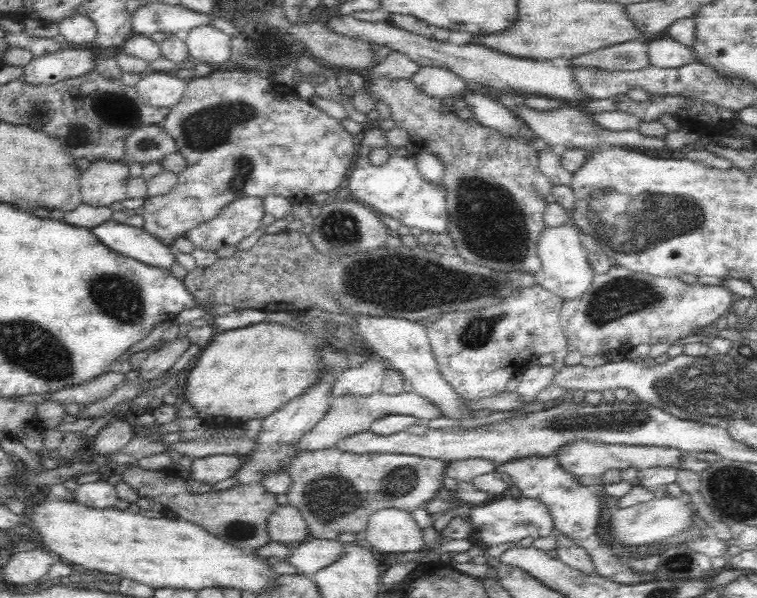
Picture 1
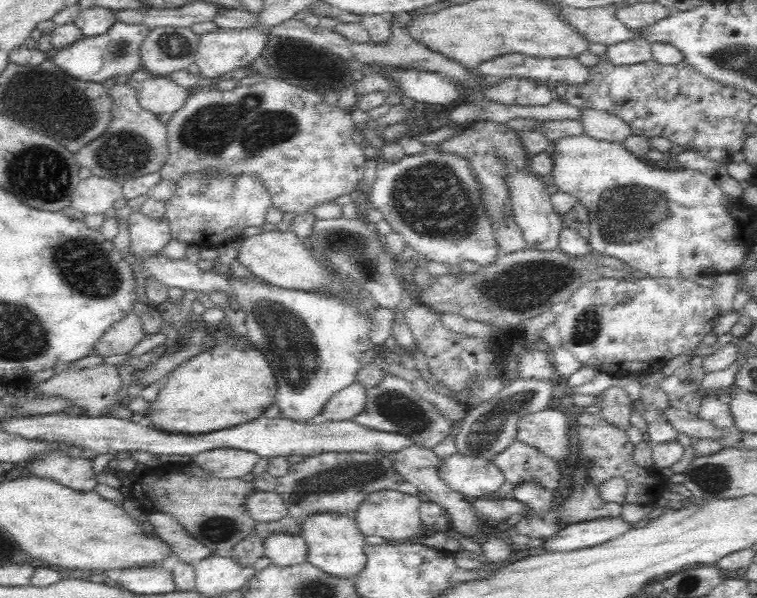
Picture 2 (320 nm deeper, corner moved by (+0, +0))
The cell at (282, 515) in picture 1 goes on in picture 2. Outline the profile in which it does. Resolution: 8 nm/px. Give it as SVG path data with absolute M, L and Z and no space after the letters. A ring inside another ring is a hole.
M255 490L246 498L244 508L255 523L270 523L286 516L287 508L282 497L275 491Z

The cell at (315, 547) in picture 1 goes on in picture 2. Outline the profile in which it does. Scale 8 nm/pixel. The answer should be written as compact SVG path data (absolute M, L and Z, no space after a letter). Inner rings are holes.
M272 532L268 534L264 538L264 542L262 542L262 554L270 560L270 565L282 567L300 564L307 560L307 548L304 539L299 534L286 534L285 532Z

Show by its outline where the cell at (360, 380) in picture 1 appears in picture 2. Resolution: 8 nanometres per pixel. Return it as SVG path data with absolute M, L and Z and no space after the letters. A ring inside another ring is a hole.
M355 383L330 397L321 408L319 420L326 422L352 421L366 402L366 389Z

